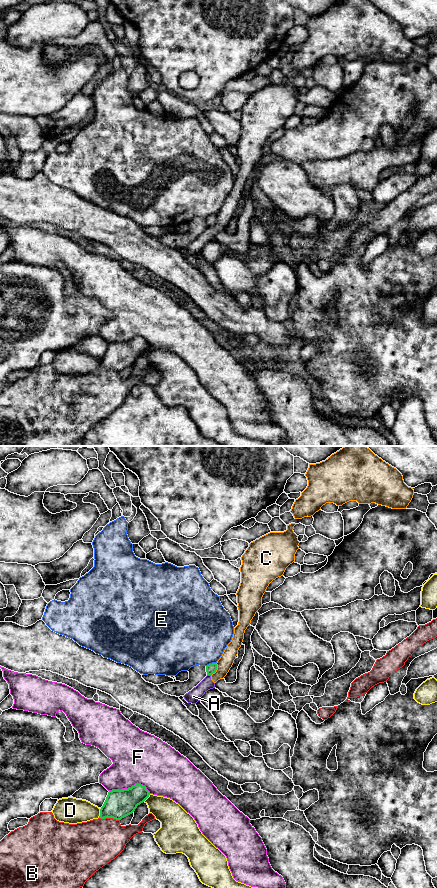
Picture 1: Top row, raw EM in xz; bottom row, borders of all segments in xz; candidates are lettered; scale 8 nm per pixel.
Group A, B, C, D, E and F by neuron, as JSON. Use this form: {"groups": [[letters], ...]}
{"groups": [["A", "C"], ["B"], ["D"], ["E"], ["F"]]}

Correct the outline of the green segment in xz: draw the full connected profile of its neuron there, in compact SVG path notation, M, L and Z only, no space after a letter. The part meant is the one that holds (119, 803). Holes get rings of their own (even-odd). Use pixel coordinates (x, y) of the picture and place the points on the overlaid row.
M138 783L128 789L109 791L100 809L99 818L121 820L132 814L137 806L143 803L149 795L150 793L146 787Z

